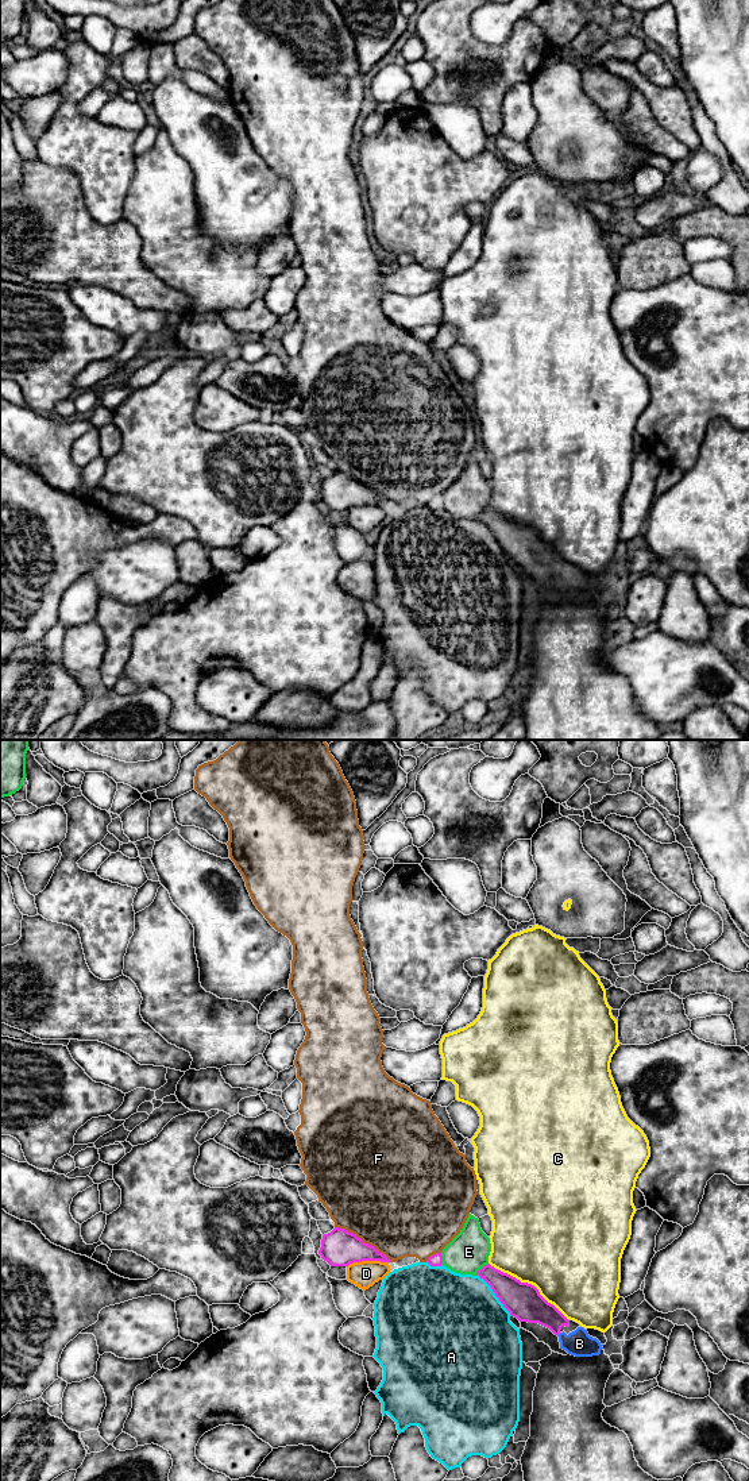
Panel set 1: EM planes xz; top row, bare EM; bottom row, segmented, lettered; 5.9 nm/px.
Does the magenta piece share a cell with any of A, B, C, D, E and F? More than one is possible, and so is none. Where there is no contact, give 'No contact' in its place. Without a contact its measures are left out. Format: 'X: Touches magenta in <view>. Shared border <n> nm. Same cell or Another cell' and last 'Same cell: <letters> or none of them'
A: Touches magenta in xz. Shared border 320 nm. Another cell
B: No contact. Same cell
C: Touches magenta in xz. Shared border 600 nm. Another cell
D: Touches magenta in xz. Shared border 260 nm. Another cell
E: Touches magenta in xz. Shared border 110 nm. Another cell
F: Touches magenta in xz. Shared border 400 nm. Another cell
Same cell: B

